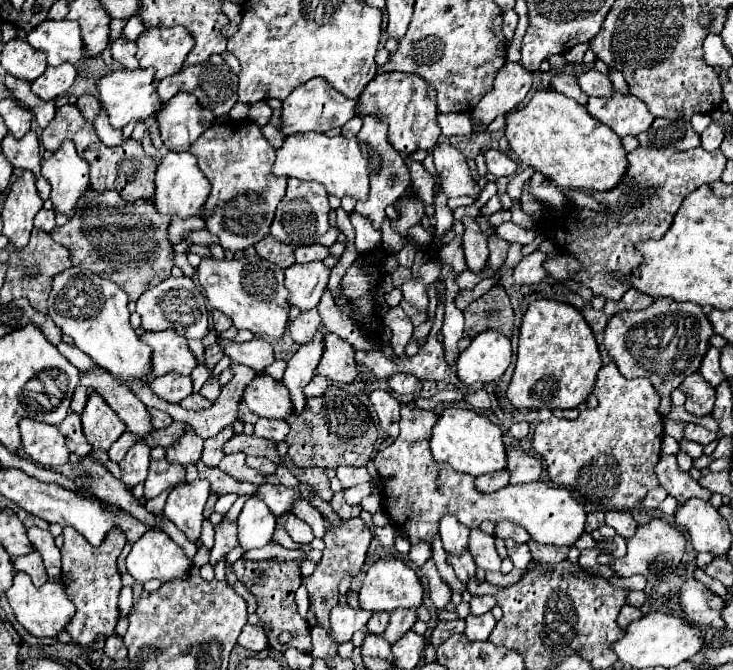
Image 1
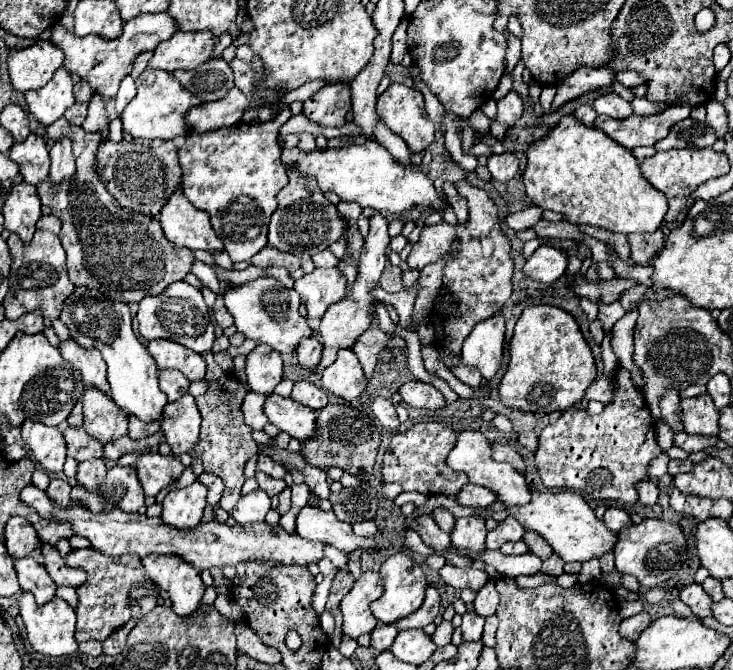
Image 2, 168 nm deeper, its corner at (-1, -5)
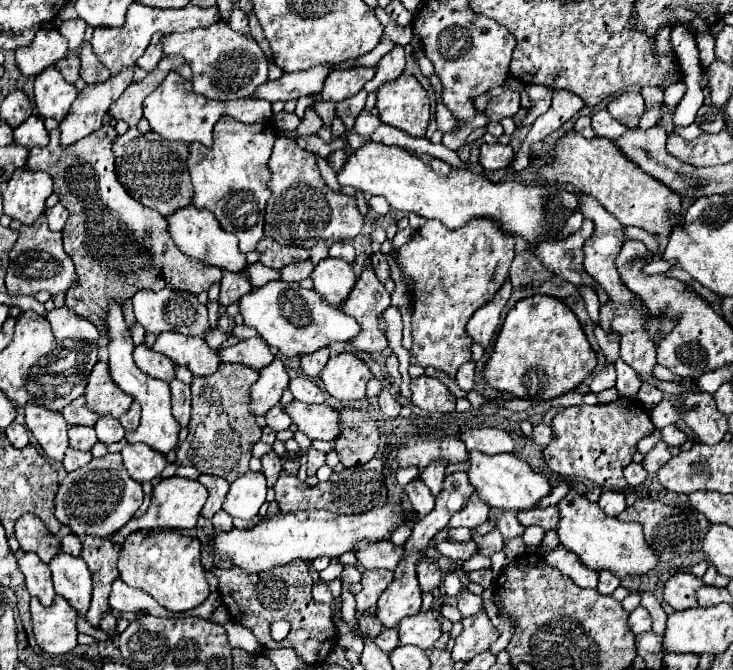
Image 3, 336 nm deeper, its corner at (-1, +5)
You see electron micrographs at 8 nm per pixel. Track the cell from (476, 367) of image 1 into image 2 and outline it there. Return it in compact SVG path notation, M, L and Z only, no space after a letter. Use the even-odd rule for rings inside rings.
M500 314L474 326L462 346L462 364L480 370L484 380L492 380L504 358L504 318Z

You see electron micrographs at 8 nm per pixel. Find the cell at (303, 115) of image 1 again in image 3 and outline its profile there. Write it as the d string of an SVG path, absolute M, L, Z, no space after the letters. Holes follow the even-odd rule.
M354 66L354 68L336 68L330 72L328 80L322 88L322 98L340 102L344 98L350 98L358 94L364 84L374 76L374 66Z

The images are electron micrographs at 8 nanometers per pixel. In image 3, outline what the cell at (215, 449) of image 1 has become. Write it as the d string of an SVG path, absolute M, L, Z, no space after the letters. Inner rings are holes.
M220 364L212 376L192 378L190 432L188 438L180 442L176 448L174 468L194 466L200 472L226 472L224 480L230 484L238 476L248 472L252 446L260 440L262 434L262 430L254 420L254 414L250 414L248 410L250 386L256 380L258 380L258 372L242 364Z

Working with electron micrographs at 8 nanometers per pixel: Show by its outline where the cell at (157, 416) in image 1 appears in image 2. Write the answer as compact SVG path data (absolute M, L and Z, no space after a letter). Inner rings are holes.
M130 416L130 426L128 426L128 436L132 438L142 438L142 436L148 436L148 434L154 434L160 430L160 422L154 420L154 422L142 422L138 420L136 416Z

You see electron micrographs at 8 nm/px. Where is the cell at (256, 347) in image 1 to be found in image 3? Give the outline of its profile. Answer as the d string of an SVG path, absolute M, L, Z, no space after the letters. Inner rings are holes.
M276 358L270 366L260 370L260 378L252 384L250 390L250 410L254 416L266 416L282 398L282 392L288 388L288 374L280 358Z

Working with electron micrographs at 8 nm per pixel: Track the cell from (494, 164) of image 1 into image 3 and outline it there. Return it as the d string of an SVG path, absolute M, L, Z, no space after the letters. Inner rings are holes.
M484 144L480 150L480 164L486 172L496 172L514 160L514 150L512 146L502 146L502 144Z

